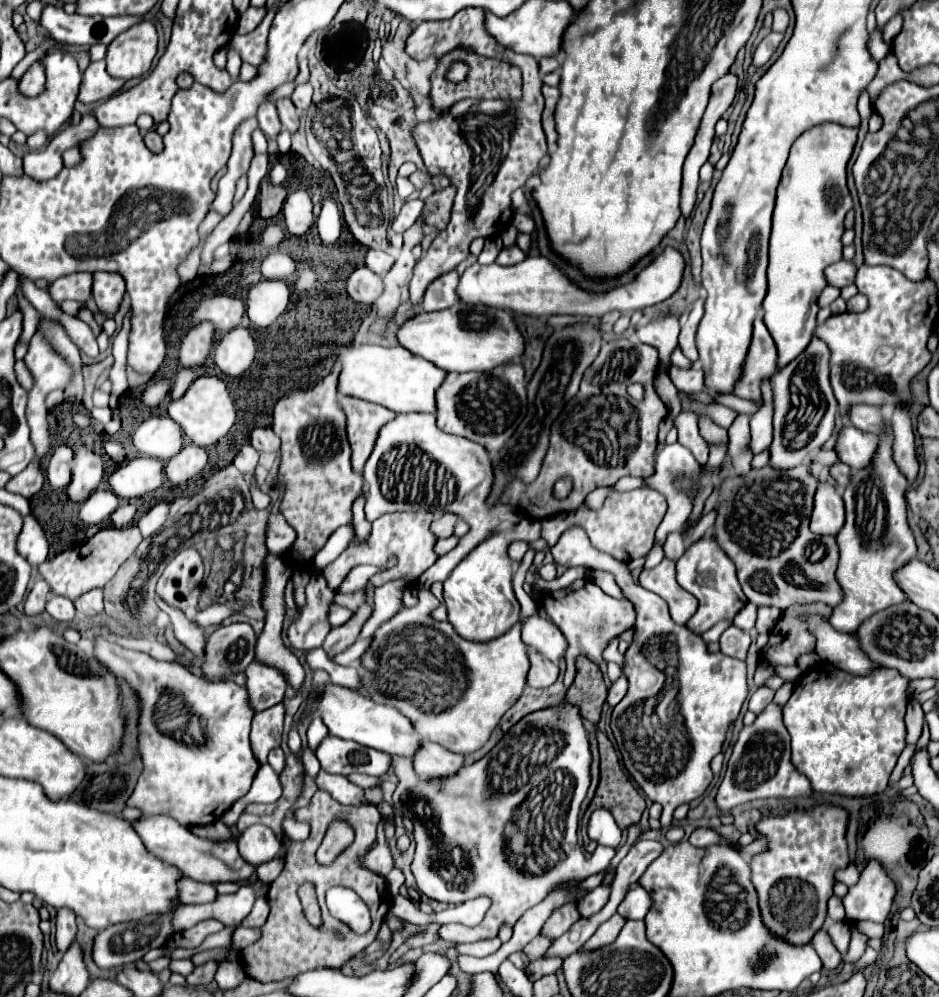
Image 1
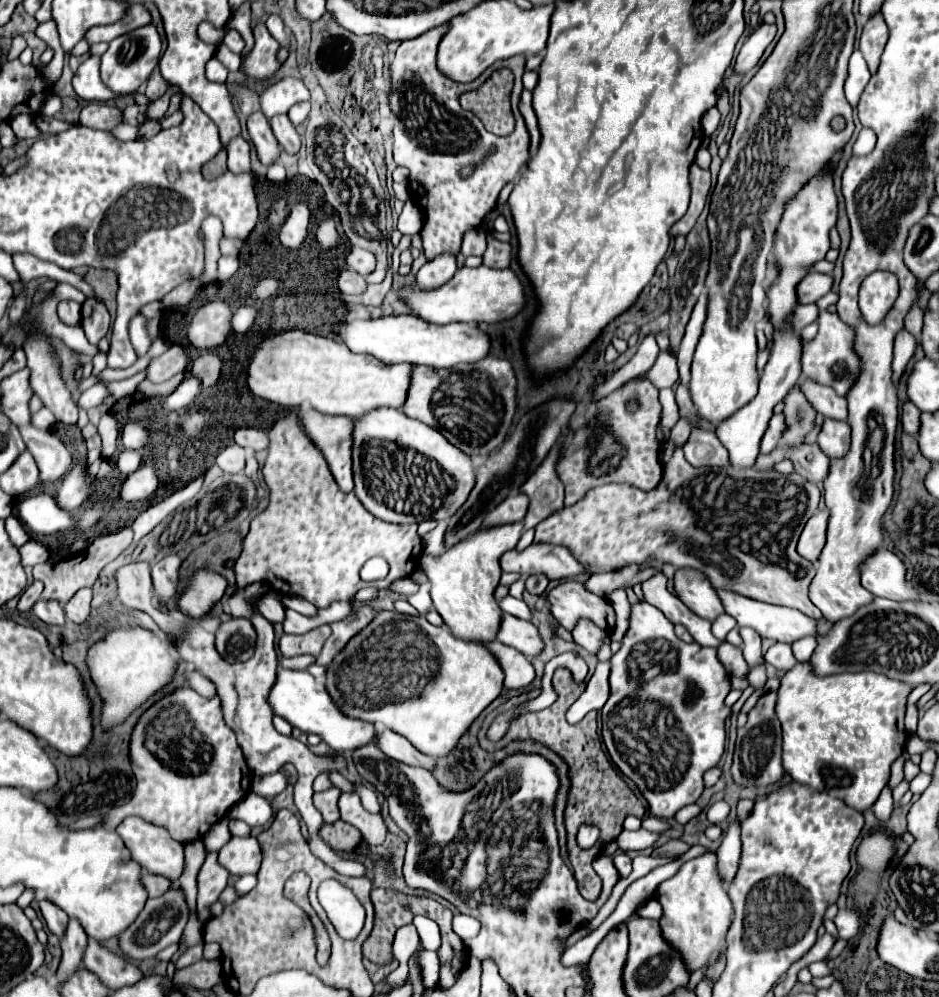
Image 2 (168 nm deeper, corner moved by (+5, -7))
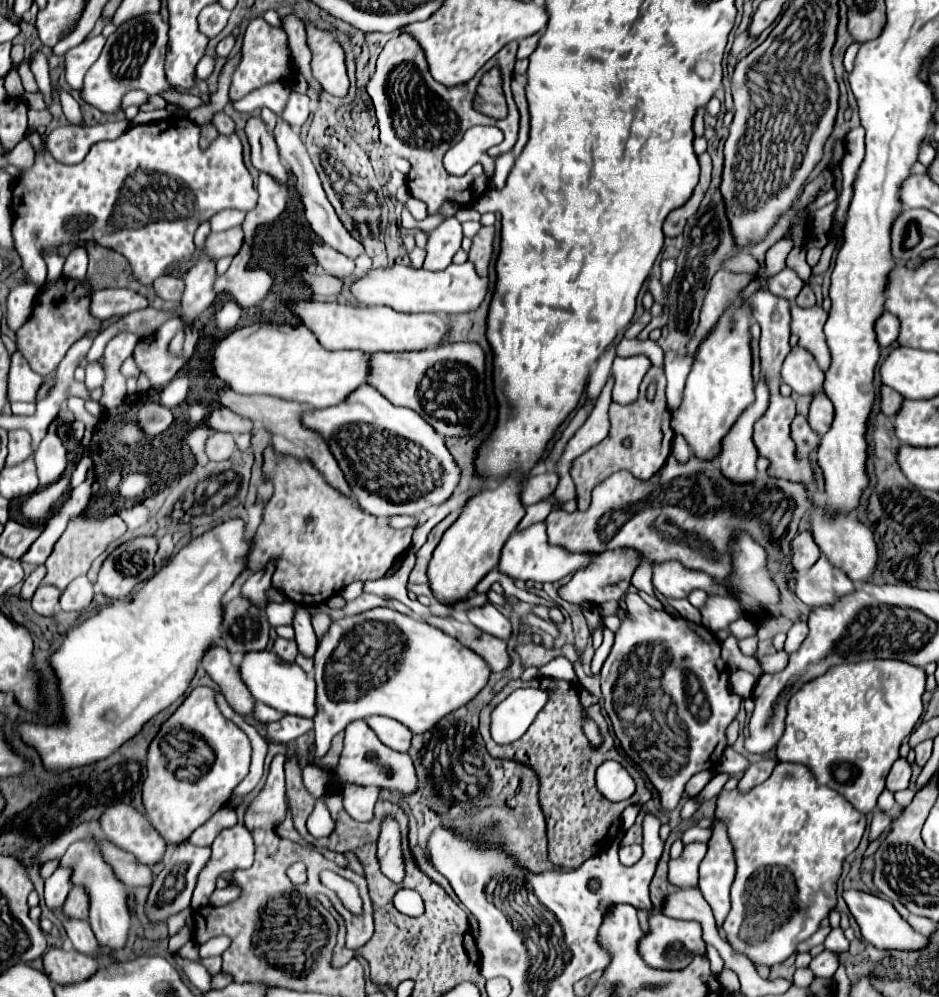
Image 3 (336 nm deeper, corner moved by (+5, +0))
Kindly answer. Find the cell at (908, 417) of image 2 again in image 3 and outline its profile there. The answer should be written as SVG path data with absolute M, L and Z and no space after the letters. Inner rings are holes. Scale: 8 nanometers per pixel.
M891 387L881 389L881 411L887 417L895 417L901 405L903 405L903 395L899 395L897 391L891 391Z

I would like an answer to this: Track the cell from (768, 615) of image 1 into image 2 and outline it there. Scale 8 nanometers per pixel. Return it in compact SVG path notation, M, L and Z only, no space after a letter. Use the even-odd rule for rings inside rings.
M749 627L739 628L739 634L741 634L741 638L743 638L743 656L745 656L745 660L749 662L749 666L753 666L753 664L763 664L761 636Z

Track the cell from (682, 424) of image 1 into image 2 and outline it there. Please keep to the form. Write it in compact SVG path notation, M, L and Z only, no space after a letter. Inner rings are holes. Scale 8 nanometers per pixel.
M675 448L665 472L663 482L649 492L629 484L605 484L589 490L583 502L567 506L539 522L535 528L535 542L567 546L581 562L591 562L591 566L615 566L615 570L627 564L645 562L647 558L657 558L675 568L703 572L715 588L731 590L767 604L795 608L811 618L823 616L807 598L815 566L799 558L795 550L803 522L807 520L807 510L799 512L795 508L819 504L819 490L815 484L799 478L799 474L779 474L775 470L741 470L733 466L695 468L685 460L681 448Z

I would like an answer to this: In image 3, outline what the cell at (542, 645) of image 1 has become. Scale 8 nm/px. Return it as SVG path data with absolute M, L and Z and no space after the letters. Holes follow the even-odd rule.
M485 603L483 607L475 607L471 611L467 611L467 617L473 625L477 625L479 629L507 641L511 637L511 621L493 605L493 603Z

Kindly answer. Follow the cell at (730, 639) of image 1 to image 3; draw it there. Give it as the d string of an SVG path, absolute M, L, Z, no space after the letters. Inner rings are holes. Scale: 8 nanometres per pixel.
M735 671L731 677L729 677L729 683L731 683L731 691L735 691L737 695L741 695L743 699L747 699L747 697L751 697L751 691L753 691L753 687L755 687L755 677L751 675L751 673L747 673L747 671Z

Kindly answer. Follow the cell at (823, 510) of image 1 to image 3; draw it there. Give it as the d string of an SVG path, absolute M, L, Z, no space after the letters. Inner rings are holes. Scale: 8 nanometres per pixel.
M803 531L799 533L793 541L791 541L791 549L793 549L793 565L795 569L801 573L801 571L807 571L821 555L817 543L813 541L813 535L811 531Z

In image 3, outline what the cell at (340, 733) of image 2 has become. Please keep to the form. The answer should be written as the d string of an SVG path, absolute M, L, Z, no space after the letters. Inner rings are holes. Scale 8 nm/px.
M259 651L259 653L247 653L241 661L241 677L253 697L281 713L287 715L299 715L313 719L317 715L317 691L315 691L315 679L307 675L297 663L287 663L279 659L273 651Z

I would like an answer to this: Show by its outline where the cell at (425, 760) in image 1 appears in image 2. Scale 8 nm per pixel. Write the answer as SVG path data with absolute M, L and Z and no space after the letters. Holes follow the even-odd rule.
M381 730L375 736L375 744L381 752L385 752L389 758L409 764L409 766L423 766L427 770L431 770L431 766L435 766L433 758L427 754L421 754L407 738L403 738L401 734L393 732L393 730Z

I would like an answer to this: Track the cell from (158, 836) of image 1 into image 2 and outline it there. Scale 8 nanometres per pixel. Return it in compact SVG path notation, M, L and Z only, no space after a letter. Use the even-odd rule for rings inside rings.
M129 816L125 818L117 828L115 832L123 838L125 846L129 848L131 852L131 858L145 870L149 870L151 874L159 874L159 876L165 876L169 880L177 880L183 872L183 844L175 842L167 830L163 830L161 826L155 826L151 822L143 822L141 818L135 818L135 816Z

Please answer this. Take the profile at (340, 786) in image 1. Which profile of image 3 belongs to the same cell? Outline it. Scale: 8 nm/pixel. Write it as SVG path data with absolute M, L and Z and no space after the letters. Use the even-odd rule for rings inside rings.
M345 783L341 789L343 807L355 821L371 821L375 801L379 797L379 787L361 787Z

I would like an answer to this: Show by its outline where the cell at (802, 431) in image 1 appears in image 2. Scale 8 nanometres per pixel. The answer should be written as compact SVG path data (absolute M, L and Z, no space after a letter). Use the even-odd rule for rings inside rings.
M791 390L785 398L783 414L787 418L787 432L783 434L781 442L799 446L813 426L815 410L811 410L811 404L807 398L803 398L803 394L799 394L799 390Z

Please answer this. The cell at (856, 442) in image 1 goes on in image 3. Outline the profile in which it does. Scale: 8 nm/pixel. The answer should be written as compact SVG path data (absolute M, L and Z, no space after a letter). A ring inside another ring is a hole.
M815 395L811 409L809 409L809 425L813 431L819 435L825 435L831 429L831 419L835 419L835 409L833 403L829 401L827 395Z

